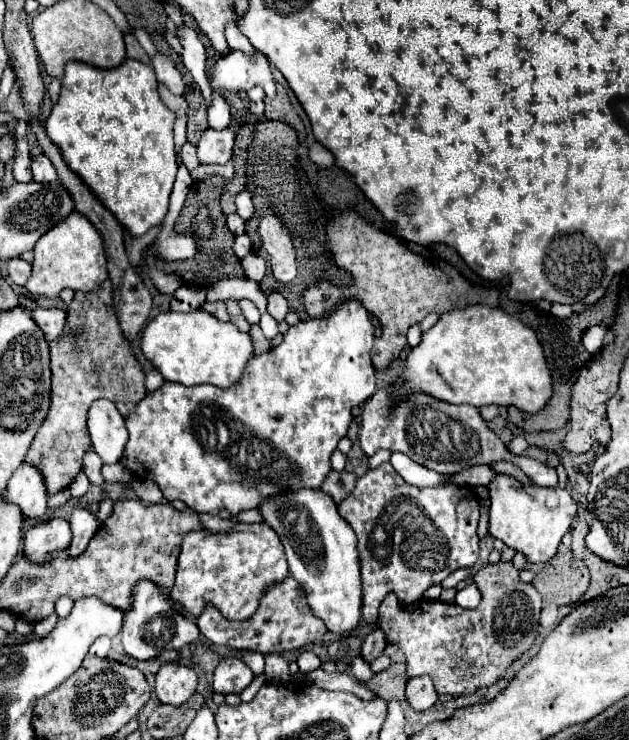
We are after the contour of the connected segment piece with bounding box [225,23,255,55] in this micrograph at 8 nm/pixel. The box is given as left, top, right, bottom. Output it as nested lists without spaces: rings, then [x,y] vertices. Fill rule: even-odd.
[[[229,23],[227,31],[225,31],[225,37],[227,37],[227,43],[229,43],[231,49],[237,49],[237,51],[241,51],[245,55],[251,55],[255,51],[255,47],[249,43],[249,39],[245,35],[241,35],[237,25],[233,25],[233,23]]]

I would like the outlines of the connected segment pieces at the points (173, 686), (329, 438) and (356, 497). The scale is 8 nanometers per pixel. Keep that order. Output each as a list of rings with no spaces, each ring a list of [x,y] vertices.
[[[177,661],[163,663],[155,675],[155,693],[161,703],[181,705],[195,693],[195,687],[197,687],[195,671]]]
[[[347,301],[347,303],[341,303],[337,307],[337,311],[333,311],[327,317],[299,321],[297,325],[289,327],[283,341],[277,347],[273,347],[271,351],[267,351],[263,355],[255,355],[251,359],[251,363],[247,367],[247,375],[243,375],[241,383],[237,383],[235,387],[231,387],[227,391],[223,391],[219,387],[211,387],[211,385],[185,387],[185,385],[179,385],[179,383],[165,381],[157,391],[147,393],[135,405],[135,409],[125,417],[125,425],[127,425],[127,431],[129,431],[129,441],[127,441],[127,447],[125,447],[119,463],[123,467],[127,467],[133,475],[139,475],[135,479],[143,479],[143,481],[149,479],[149,481],[157,483],[167,501],[179,499],[187,507],[191,507],[193,511],[209,513],[209,515],[217,515],[219,509],[227,509],[231,515],[235,515],[243,509],[257,507],[261,497],[269,497],[269,495],[275,495],[275,493],[297,491],[297,489],[303,489],[303,487],[317,489],[323,483],[323,479],[327,477],[327,473],[331,471],[331,463],[329,463],[331,453],[337,449],[339,439],[343,439],[347,435],[347,429],[353,421],[351,407],[367,401],[377,389],[375,387],[375,367],[371,363],[371,347],[373,347],[373,325],[369,321],[367,309],[359,301]]]
[[[383,463],[379,465],[377,469],[369,469],[363,477],[357,479],[357,485],[355,485],[355,491],[353,491],[353,507],[351,507],[351,495],[339,505],[339,513],[341,517],[353,527],[353,531],[357,533],[357,551],[359,551],[359,561],[361,561],[361,587],[363,587],[363,621],[367,623],[375,623],[377,621],[377,609],[379,609],[379,603],[383,601],[383,597],[393,591],[397,593],[397,597],[403,601],[403,603],[417,603],[421,599],[421,595],[433,587],[433,585],[439,585],[449,573],[453,573],[455,569],[459,567],[473,567],[473,563],[479,559],[479,535],[477,535],[477,521],[479,521],[479,499],[475,495],[475,489],[471,487],[461,487],[461,485],[443,485],[443,487],[425,487],[425,489],[419,489],[419,487],[413,487],[409,483],[403,481],[403,477],[391,467],[391,463]]]

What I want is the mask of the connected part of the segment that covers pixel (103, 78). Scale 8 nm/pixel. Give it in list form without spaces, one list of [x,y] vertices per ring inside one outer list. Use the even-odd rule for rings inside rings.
[[[125,59],[115,69],[97,69],[81,61],[71,61],[65,65],[59,101],[45,123],[47,135],[61,149],[65,163],[107,203],[109,211],[115,211],[123,227],[135,237],[163,223],[177,175],[177,157],[173,149],[175,113],[161,101],[157,87],[153,67],[135,59]]]

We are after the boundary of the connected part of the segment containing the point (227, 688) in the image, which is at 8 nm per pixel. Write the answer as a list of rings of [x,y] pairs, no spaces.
[[[221,657],[213,673],[213,689],[217,693],[241,693],[251,681],[251,669],[237,657]]]

